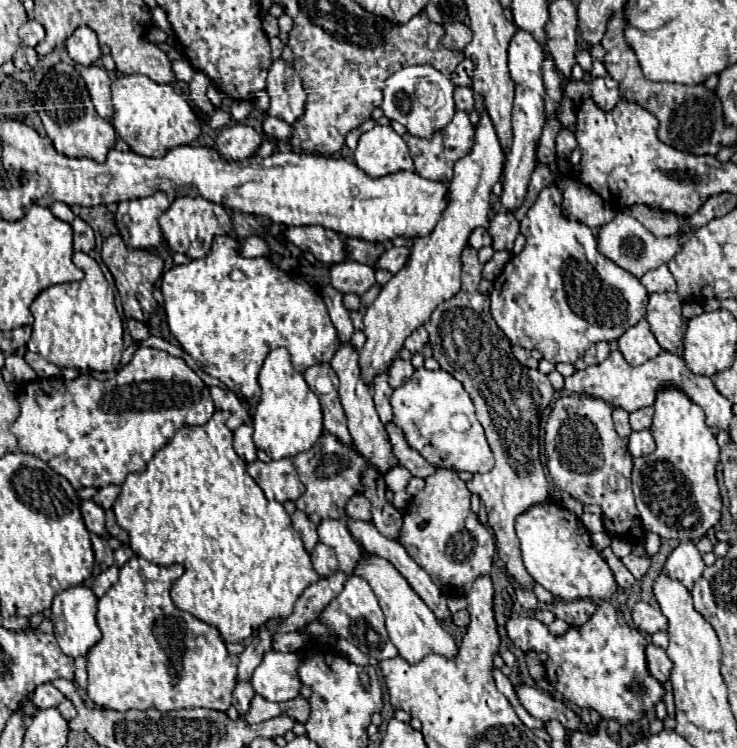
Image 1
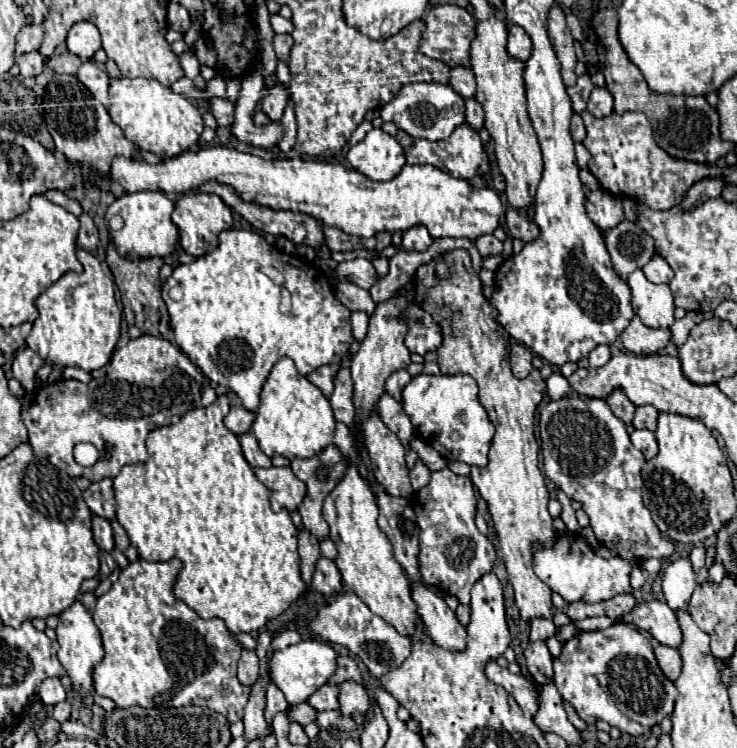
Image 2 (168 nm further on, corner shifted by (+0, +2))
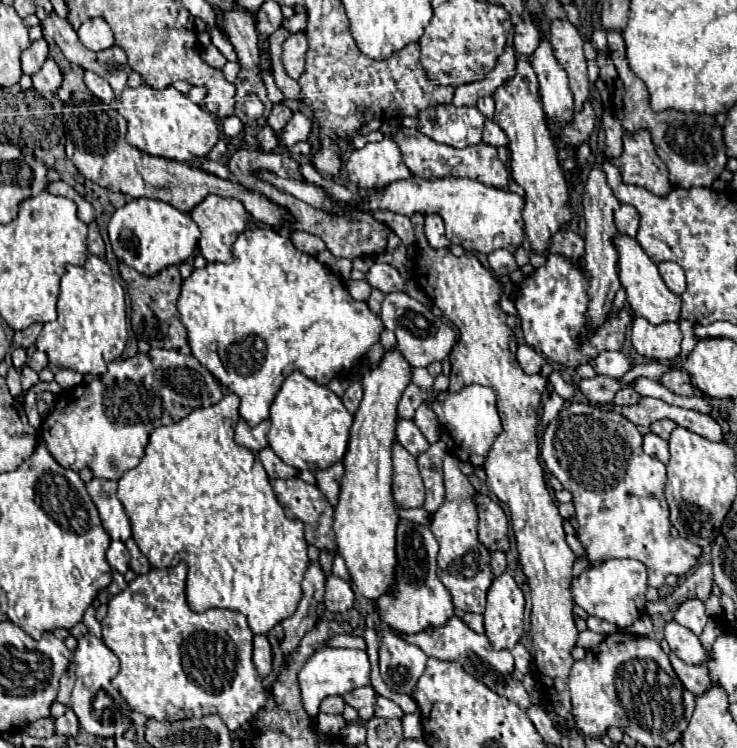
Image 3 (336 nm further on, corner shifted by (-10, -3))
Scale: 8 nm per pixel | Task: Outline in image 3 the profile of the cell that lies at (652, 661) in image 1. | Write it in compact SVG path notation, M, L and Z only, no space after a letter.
M673 651L669 653L669 659L671 659L671 665L677 673L677 677L681 679L681 683L685 685L687 691L691 691L695 697L703 695L709 687L711 687L711 679L709 679L709 671L705 665L687 665L683 663Z

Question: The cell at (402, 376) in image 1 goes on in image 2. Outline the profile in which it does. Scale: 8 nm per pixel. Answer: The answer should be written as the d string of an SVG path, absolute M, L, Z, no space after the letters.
M401 368L401 370L393 372L393 374L387 378L385 390L387 390L395 400L401 400L401 390L403 390L403 386L405 386L409 380L411 380L409 372L407 372L405 368Z

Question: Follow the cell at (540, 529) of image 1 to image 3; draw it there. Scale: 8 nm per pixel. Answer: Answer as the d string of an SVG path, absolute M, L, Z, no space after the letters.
M611 559L611 561L605 561L601 565L593 565L589 571L583 571L581 577L573 579L573 585L571 585L571 591L573 591L573 601L583 607L589 615L593 617L599 617L599 619L605 619L617 627L627 627L631 625L633 621L637 621L643 611L645 611L645 591L647 591L647 569L641 561L635 561L635 559Z

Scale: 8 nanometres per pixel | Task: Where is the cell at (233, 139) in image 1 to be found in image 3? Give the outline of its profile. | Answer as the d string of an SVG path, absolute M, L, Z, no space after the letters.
M295 113L295 115L289 119L289 123L285 125L283 135L279 135L279 141L281 141L283 145L291 147L291 145L295 145L295 143L299 143L299 141L307 141L311 129L313 129L311 119L309 119L305 113Z

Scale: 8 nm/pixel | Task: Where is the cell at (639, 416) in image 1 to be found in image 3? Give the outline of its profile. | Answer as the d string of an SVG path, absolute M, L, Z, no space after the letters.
M661 419L661 421L655 421L653 425L651 425L651 431L655 433L655 435L659 435L661 439L669 439L669 435L671 435L671 431L675 429L677 425L673 423L673 421L667 421L667 419Z

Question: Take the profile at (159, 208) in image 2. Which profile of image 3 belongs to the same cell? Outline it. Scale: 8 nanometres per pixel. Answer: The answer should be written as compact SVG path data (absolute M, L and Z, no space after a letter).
M149 197L131 199L119 207L109 219L107 231L117 259L137 269L145 277L155 277L171 265L185 263L195 253L199 241L199 227L193 223L191 215L177 211L165 201Z

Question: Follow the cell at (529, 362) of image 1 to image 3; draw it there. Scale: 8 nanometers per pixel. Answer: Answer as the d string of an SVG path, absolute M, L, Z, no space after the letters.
M519 345L517 349L517 361L521 365L521 369L529 375L533 373L539 373L543 363L545 363L545 357L541 353L537 353L535 349L531 349L529 345Z

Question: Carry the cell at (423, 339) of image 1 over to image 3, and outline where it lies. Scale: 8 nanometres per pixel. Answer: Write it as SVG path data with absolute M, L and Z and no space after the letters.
M387 293L381 303L379 317L383 325L397 335L397 349L413 367L427 367L433 361L443 361L455 345L453 329L447 327L431 309L427 309L407 293Z

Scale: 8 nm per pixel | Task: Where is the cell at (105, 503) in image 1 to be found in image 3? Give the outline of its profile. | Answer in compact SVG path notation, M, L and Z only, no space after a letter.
M93 477L91 481L85 483L85 487L87 487L87 493L91 495L93 503L99 509L103 527L107 529L109 537L113 541L127 541L131 537L131 523L129 523L129 517L121 505L121 501L115 495L117 481Z

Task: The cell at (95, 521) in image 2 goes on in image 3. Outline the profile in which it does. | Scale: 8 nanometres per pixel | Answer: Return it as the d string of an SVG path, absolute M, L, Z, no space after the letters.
M113 541L107 551L107 561L115 571L119 571L123 575L129 569L129 551L127 551L125 543Z

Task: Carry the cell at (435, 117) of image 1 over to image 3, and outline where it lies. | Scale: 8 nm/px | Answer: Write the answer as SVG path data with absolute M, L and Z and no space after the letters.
M437 105L421 111L417 117L401 119L401 125L415 127L437 143L451 147L469 147L483 141L485 117L477 107Z

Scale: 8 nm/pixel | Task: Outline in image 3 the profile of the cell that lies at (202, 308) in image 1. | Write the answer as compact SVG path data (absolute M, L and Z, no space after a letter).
M255 227L255 229L245 229L243 233L239 233L237 241L233 243L233 261L231 263L207 263L203 269L195 269L191 273L191 277L183 281L183 289L181 289L181 295L179 295L179 301L177 301L177 309L181 313L181 323L187 329L191 353L199 359L199 363L203 367L207 367L215 375L217 381L221 381L221 385L225 385L231 393L235 393L241 399L239 415L247 421L247 425L259 425L261 421L269 419L271 401L277 395L281 383L285 381L285 377L289 373L301 371L303 375L307 375L315 383L327 385L333 377L347 373L357 361L361 361L367 355L367 351L379 341L379 335L385 329L381 319L367 307L367 303L365 301L355 301L349 295L343 281L327 265L319 263L313 255L307 255L307 253L301 253L299 249L295 249L295 245L291 243L289 237L279 235L271 227Z

